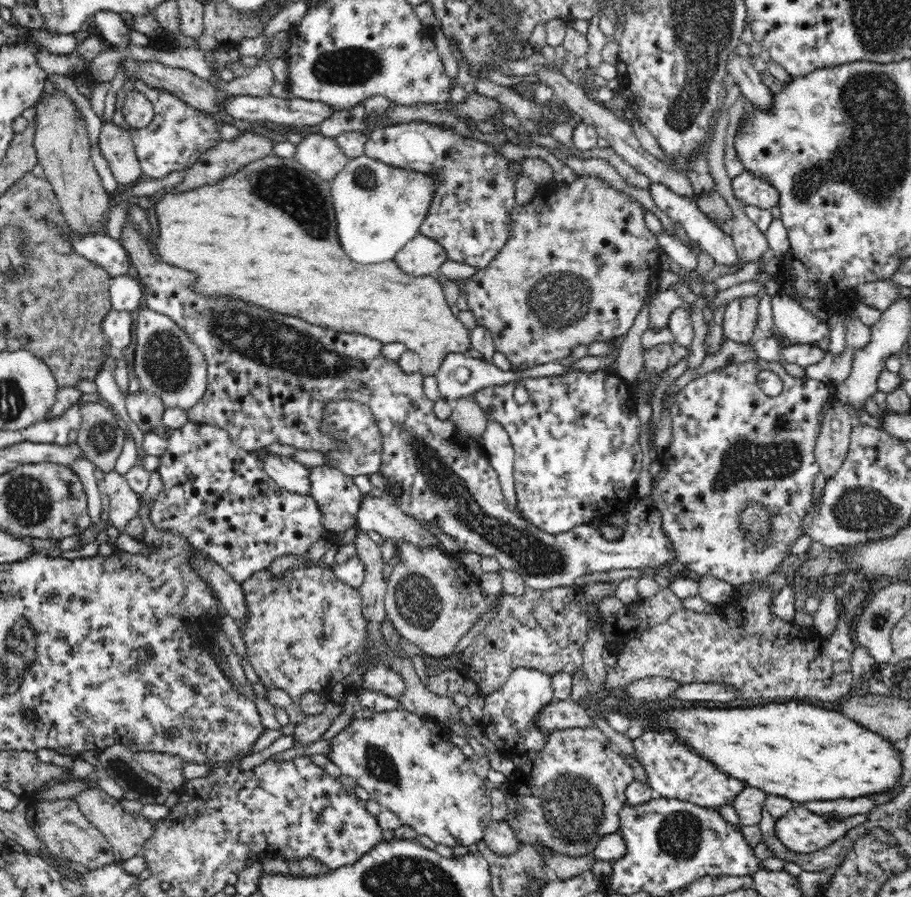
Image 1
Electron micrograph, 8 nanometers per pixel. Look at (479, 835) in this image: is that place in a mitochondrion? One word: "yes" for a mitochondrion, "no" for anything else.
no

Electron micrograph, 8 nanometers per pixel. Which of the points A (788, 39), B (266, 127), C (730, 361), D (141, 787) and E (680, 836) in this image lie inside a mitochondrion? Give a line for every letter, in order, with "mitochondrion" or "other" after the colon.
A: other
B: other
C: other
D: mitochondrion
E: mitochondrion

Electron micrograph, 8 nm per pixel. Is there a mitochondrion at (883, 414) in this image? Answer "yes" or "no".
no

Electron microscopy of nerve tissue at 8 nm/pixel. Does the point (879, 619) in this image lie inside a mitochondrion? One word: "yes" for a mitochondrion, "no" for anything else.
yes

